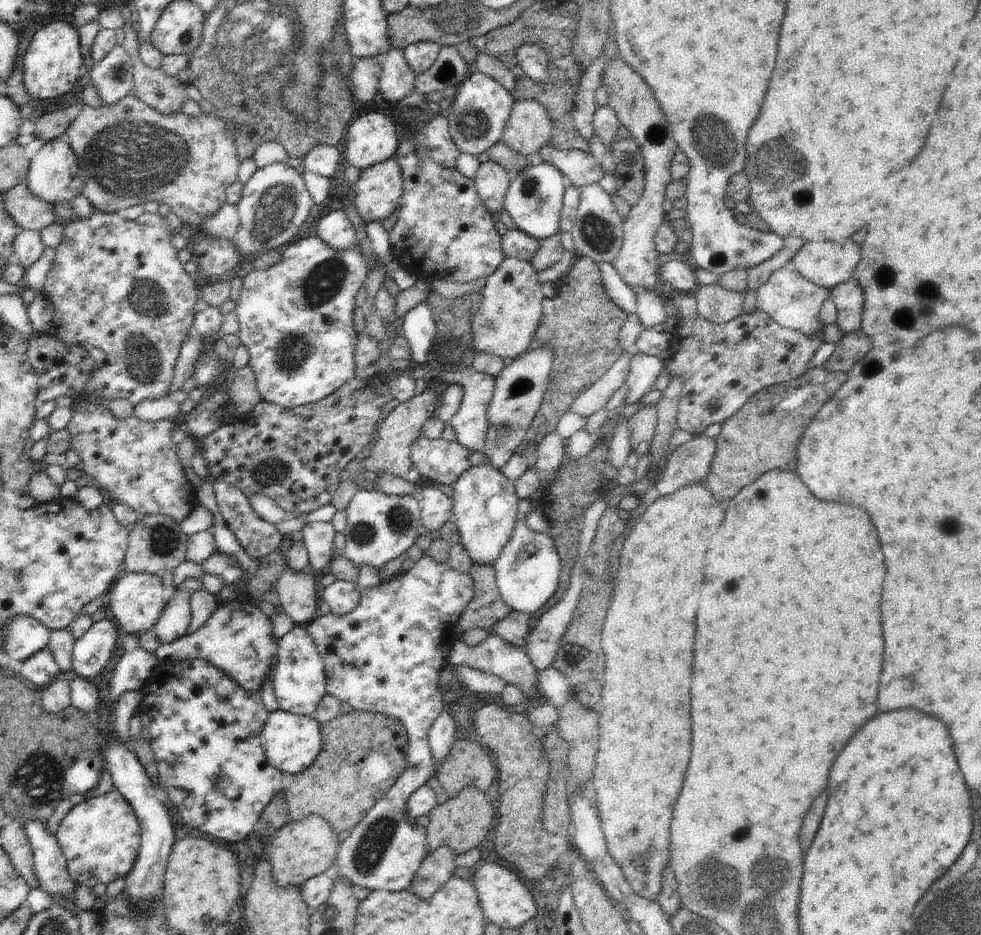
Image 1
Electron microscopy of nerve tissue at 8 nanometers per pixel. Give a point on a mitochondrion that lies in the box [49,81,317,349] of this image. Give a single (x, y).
(131, 158)

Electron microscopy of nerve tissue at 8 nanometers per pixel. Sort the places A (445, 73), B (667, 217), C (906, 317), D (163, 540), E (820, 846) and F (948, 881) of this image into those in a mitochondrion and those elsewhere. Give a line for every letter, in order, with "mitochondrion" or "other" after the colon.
A: mitochondrion
B: other
C: mitochondrion
D: mitochondrion
E: other
F: mitochondrion

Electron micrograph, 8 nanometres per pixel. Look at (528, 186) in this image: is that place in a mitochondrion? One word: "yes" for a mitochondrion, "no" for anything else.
yes

